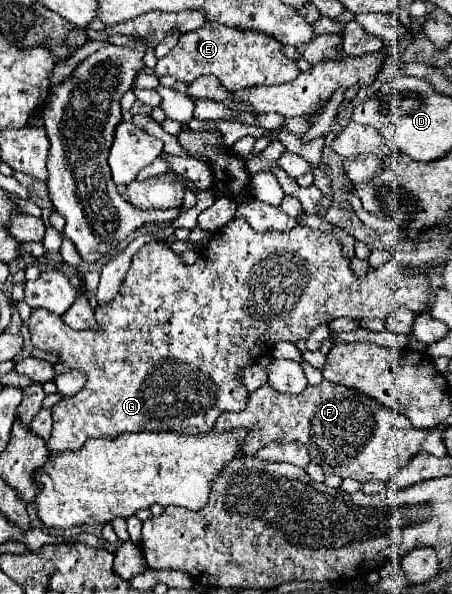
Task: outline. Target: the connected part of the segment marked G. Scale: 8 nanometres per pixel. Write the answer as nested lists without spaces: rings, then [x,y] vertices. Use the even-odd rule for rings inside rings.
[[[235,217],[231,223],[227,223],[223,229],[215,231],[215,235],[211,237],[211,241],[201,249],[199,259],[193,265],[187,265],[181,261],[181,255],[173,253],[167,245],[167,241],[153,241],[143,245],[131,259],[131,267],[121,283],[121,291],[117,293],[117,297],[105,305],[97,307],[97,321],[103,327],[103,333],[95,333],[95,331],[75,331],[71,329],[61,317],[51,315],[51,311],[33,311],[29,317],[29,331],[31,331],[31,341],[33,347],[37,349],[57,349],[59,361],[55,365],[57,373],[65,373],[71,369],[81,369],[87,373],[87,383],[85,387],[69,397],[63,399],[61,403],[57,403],[53,407],[53,433],[51,439],[47,441],[51,453],[63,451],[63,449],[81,449],[83,443],[91,437],[115,437],[121,433],[133,433],[133,431],[171,431],[171,433],[183,433],[183,435],[205,435],[213,429],[215,419],[225,413],[225,411],[243,411],[247,405],[247,391],[245,387],[239,383],[237,379],[237,371],[245,365],[255,363],[255,359],[259,355],[265,355],[273,349],[273,345],[277,341],[297,341],[297,339],[305,339],[317,325],[321,323],[331,323],[337,317],[349,317],[349,319],[385,319],[391,311],[405,307],[411,309],[413,313],[423,313],[427,310],[426,304],[429,300],[430,275],[425,273],[413,273],[411,265],[399,263],[395,259],[385,261],[379,267],[369,267],[367,273],[363,277],[357,277],[351,269],[351,261],[345,255],[339,239],[331,233],[319,231],[319,229],[311,229],[311,227],[303,227],[297,225],[289,231],[267,231],[267,233],[259,233],[255,231],[247,219],[243,217]]]

